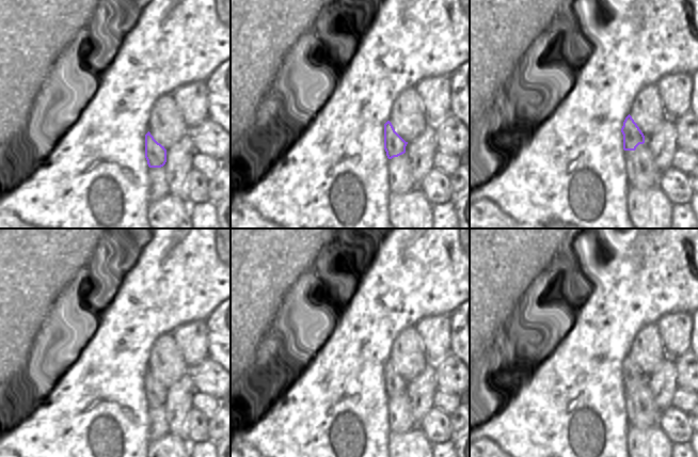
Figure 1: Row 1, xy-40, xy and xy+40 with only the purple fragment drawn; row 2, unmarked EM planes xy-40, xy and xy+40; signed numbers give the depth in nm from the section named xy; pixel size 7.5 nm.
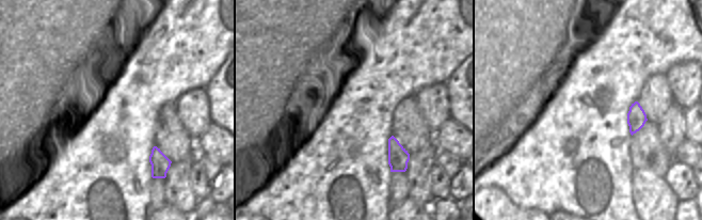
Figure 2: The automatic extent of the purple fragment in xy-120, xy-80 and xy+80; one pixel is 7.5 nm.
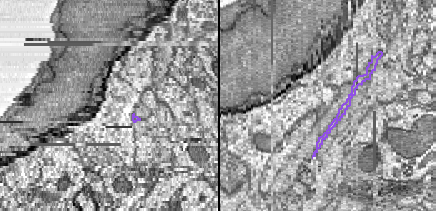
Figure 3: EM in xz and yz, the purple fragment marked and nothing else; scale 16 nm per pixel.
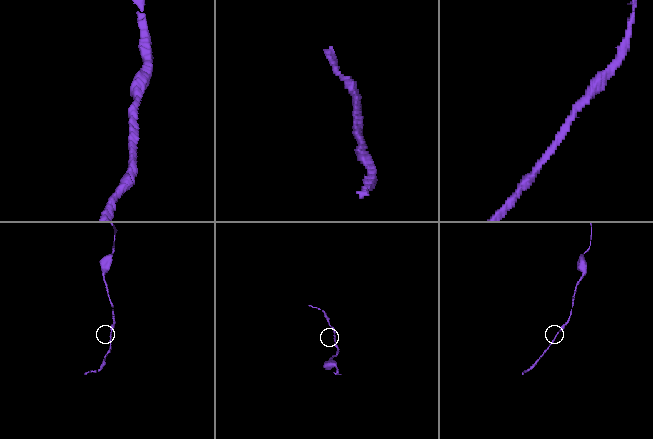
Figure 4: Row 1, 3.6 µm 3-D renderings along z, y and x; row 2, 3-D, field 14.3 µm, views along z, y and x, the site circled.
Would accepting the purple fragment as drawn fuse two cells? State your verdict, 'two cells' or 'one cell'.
one cell

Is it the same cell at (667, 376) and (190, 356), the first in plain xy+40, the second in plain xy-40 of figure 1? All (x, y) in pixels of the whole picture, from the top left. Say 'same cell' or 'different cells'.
different cells

